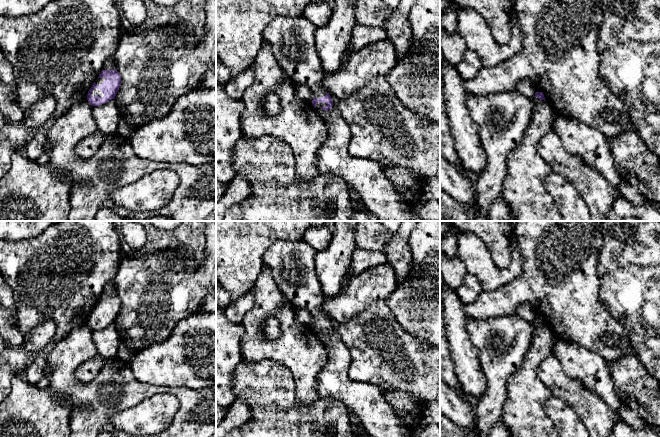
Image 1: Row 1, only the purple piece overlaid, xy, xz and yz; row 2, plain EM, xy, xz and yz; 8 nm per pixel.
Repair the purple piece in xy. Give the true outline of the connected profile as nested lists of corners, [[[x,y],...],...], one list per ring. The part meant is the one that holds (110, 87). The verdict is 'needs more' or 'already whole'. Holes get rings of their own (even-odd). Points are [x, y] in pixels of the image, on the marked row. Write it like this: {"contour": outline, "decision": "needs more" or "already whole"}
{"contour": [[[102,70],[98,79],[88,91],[87,100],[92,106],[99,106],[115,99],[121,86],[121,76],[116,70]]], "decision": "needs more"}

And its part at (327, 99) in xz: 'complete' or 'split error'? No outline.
split error

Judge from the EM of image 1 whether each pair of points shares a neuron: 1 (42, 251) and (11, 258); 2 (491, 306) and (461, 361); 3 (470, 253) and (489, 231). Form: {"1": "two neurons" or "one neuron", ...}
{"1": "one neuron", "2": "two neurons", "3": "two neurons"}

